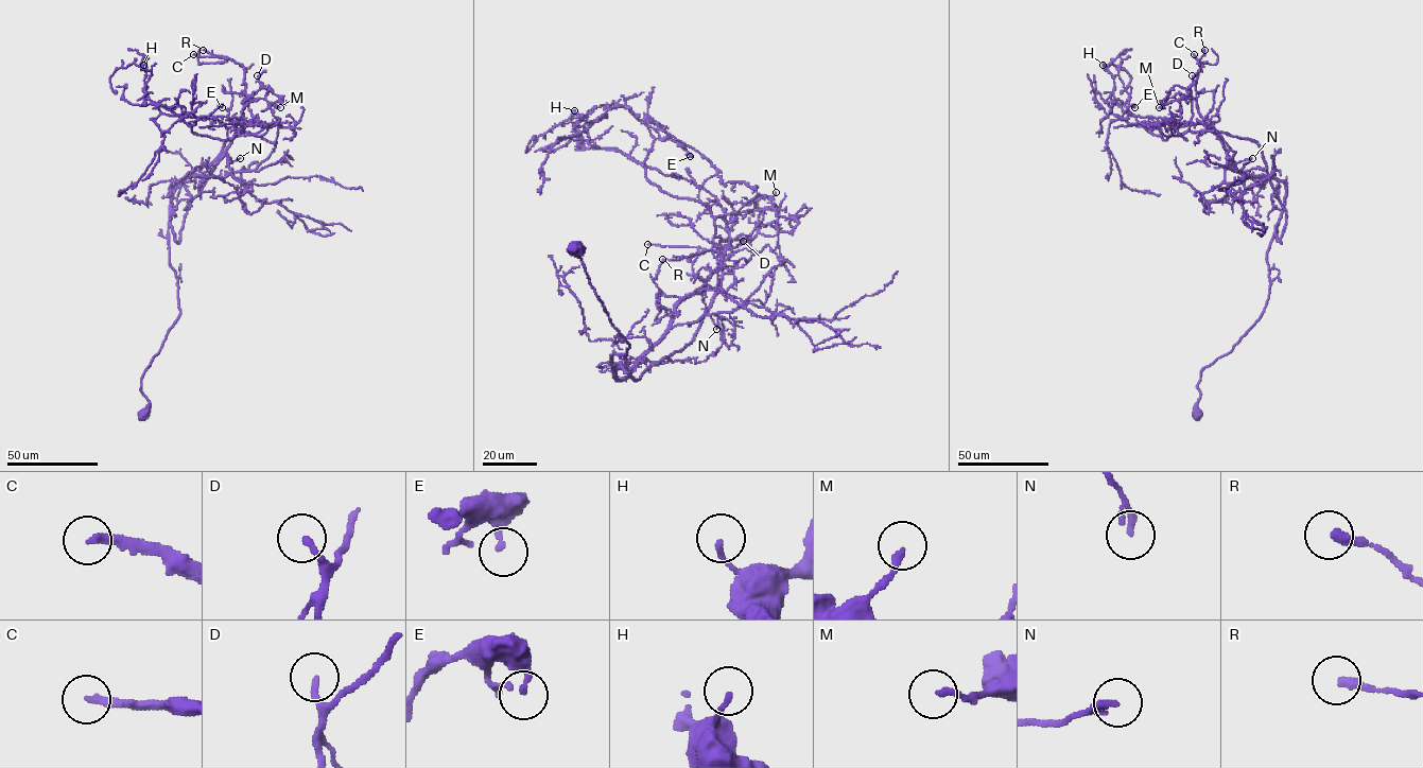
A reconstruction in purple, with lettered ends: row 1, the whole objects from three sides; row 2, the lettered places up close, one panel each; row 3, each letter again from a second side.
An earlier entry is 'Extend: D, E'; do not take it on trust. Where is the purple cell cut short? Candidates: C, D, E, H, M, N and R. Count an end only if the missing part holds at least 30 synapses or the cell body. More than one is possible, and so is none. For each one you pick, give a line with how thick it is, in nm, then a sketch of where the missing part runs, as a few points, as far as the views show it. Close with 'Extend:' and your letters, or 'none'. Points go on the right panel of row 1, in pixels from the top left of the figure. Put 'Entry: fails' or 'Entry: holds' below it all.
C: Thickness 260 nm. Course of what is missing: (1194, 54), (1184, 45), (1162, 50), (1152, 55), (1126, 82)
D: Thickness 180 nm. Course of what is missing: (1192, 75), (1194, 52), (1183, 35), (1176, 35)
Extend: C, D
Entry: fails

